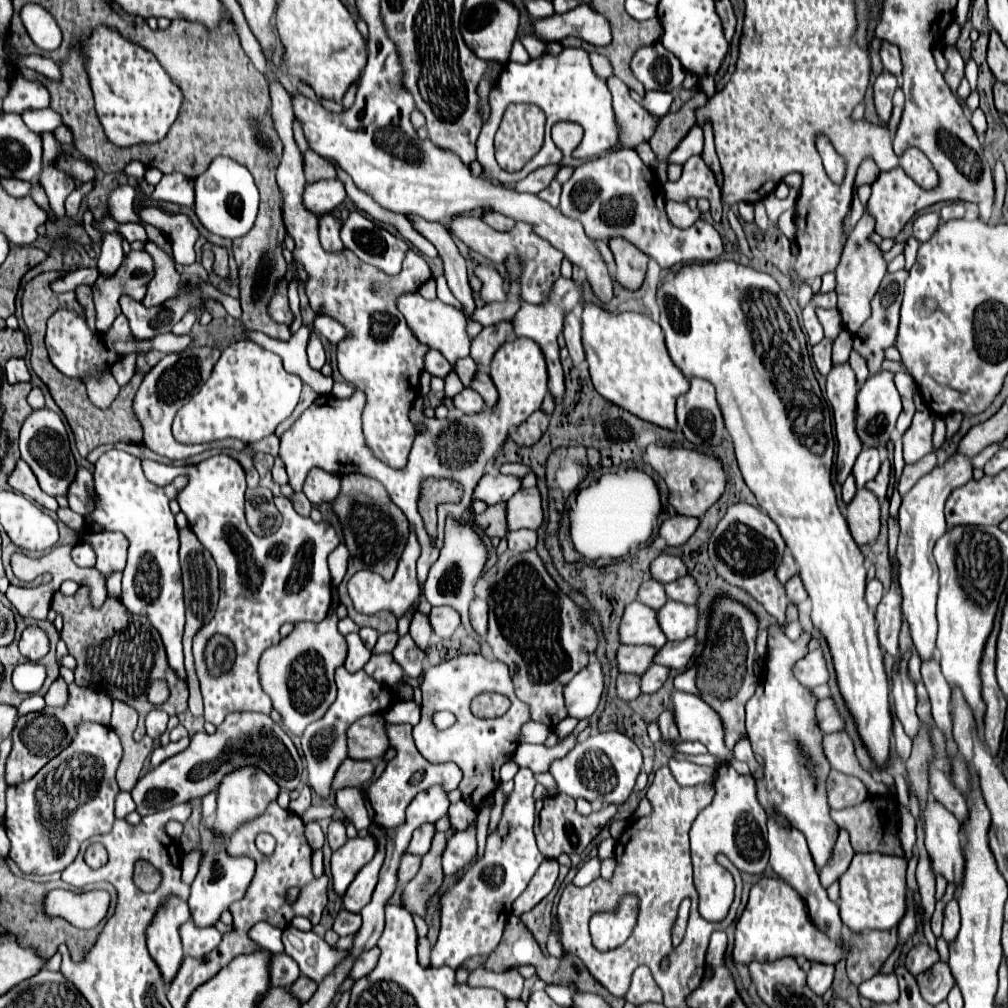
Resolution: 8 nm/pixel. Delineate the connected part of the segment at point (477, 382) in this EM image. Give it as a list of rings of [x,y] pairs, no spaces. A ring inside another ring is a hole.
[[[478,368],[478,372],[474,374],[474,382],[470,382],[470,388],[476,390],[476,392],[482,396],[482,400],[484,400],[484,404],[486,404],[488,408],[492,408],[492,406],[496,404],[498,392],[496,392],[490,376],[488,376],[488,370],[480,370],[480,368]]]

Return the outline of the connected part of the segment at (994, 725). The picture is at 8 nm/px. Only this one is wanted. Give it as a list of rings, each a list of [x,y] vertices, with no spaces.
[[[990,634],[990,640],[986,642],[986,652],[982,654],[982,700],[986,700],[984,740],[992,756],[996,756],[1000,748],[1000,738],[1004,730],[1004,712],[1006,712],[1006,696],[1002,694],[996,682],[994,660],[996,660],[996,636]]]

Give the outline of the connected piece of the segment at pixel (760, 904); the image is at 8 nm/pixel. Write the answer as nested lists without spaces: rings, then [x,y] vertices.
[[[760,878],[752,890],[750,900],[744,912],[738,918],[736,924],[736,940],[732,948],[732,958],[742,964],[750,964],[754,960],[758,962],[770,962],[784,956],[804,956],[810,962],[822,962],[822,964],[836,964],[848,950],[848,942],[840,944],[834,940],[828,940],[824,932],[820,932],[812,920],[808,918],[806,904],[780,878]]]

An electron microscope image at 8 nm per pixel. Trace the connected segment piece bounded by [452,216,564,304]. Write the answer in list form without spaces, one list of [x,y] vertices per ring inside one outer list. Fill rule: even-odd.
[[[458,216],[452,220],[452,232],[472,250],[484,254],[490,262],[502,264],[510,254],[518,254],[524,260],[524,272],[520,278],[522,288],[522,300],[530,304],[540,304],[548,298],[548,292],[554,284],[554,280],[560,278],[560,262],[564,254],[556,250],[550,242],[544,242],[528,222],[516,222],[516,226],[508,232],[498,232],[484,224],[480,216]]]

